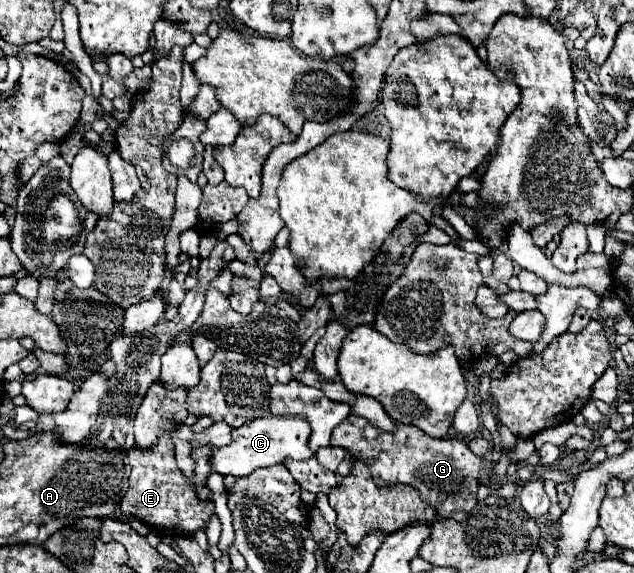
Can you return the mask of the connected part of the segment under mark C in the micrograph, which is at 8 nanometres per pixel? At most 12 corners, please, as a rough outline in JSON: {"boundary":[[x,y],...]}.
{"boundary":[[264,416],[212,448],[212,470],[242,478],[306,460],[310,424]]}

